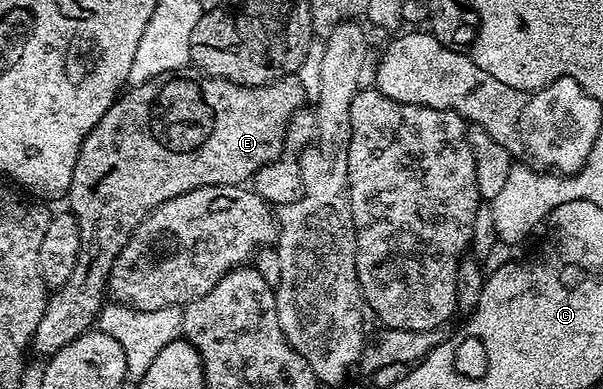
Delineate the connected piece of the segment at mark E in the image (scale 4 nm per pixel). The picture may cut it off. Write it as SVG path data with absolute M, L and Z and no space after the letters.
M177 72L175 74L163 74L154 76L154 80L146 80L146 84L125 89L116 103L104 113L102 120L84 138L84 143L80 149L78 160L74 164L74 176L70 180L70 188L66 195L68 201L67 209L76 218L76 223L80 229L80 247L78 248L78 264L74 264L74 272L70 272L70 280L66 284L55 287L49 293L46 312L42 312L42 320L38 320L38 328L32 337L31 349L37 350L43 356L51 356L59 352L70 340L76 340L78 336L93 329L97 325L96 317L100 314L100 309L106 302L106 291L108 288L108 277L110 268L114 268L114 260L118 260L118 252L126 248L133 230L142 224L142 220L154 208L158 208L166 200L174 196L182 196L194 188L203 186L239 186L255 179L257 172L264 166L270 166L277 158L281 157L286 150L286 139L288 136L288 121L292 119L295 110L301 109L305 105L305 98L302 90L302 83L297 73L287 74L285 78L278 79L277 82L271 82L268 86L240 86L237 82L231 82L225 78L211 78L209 74L203 72Z

